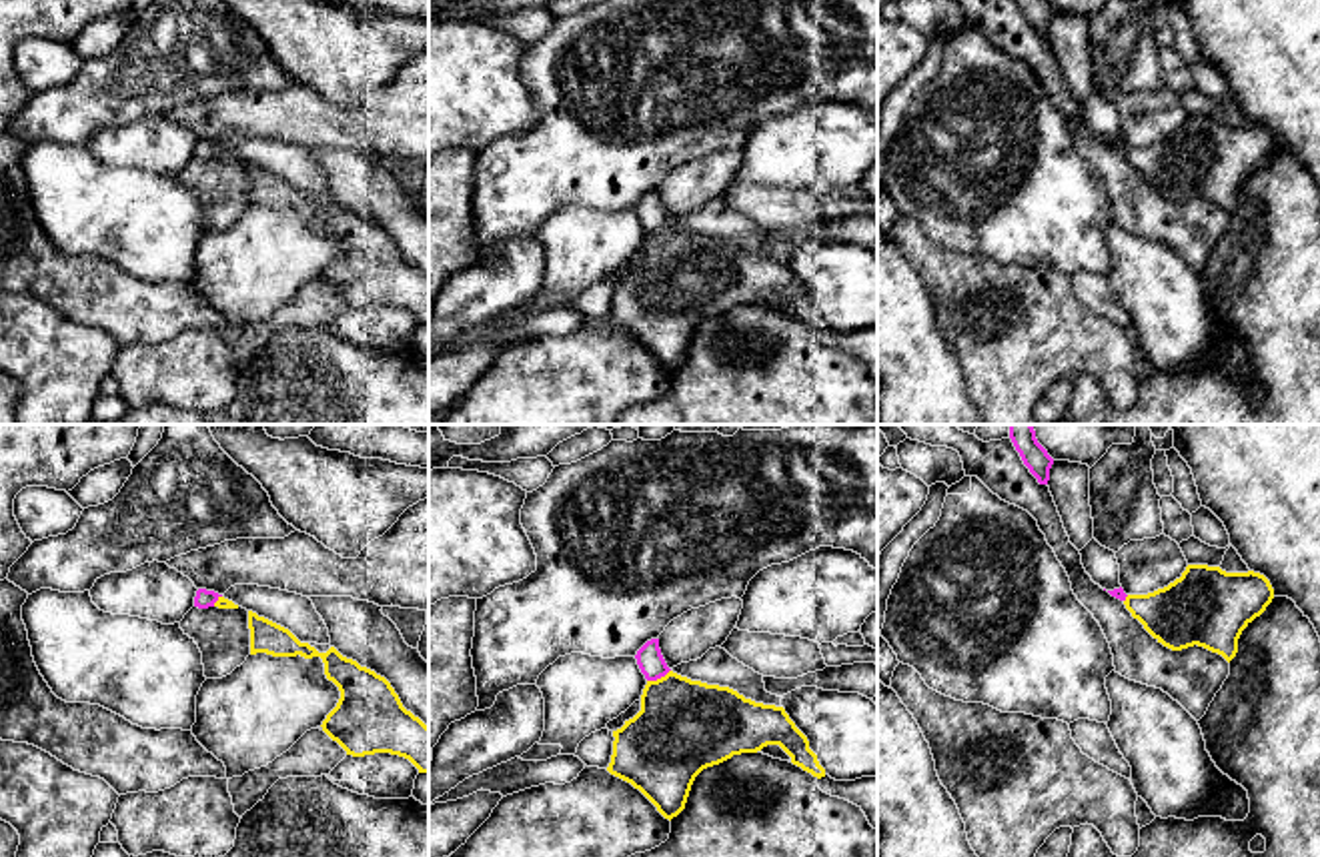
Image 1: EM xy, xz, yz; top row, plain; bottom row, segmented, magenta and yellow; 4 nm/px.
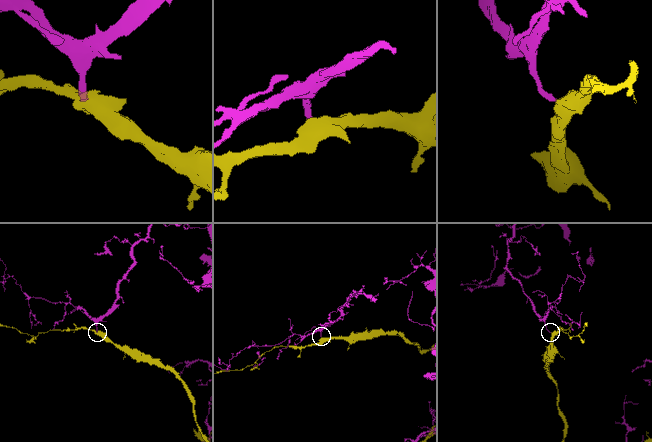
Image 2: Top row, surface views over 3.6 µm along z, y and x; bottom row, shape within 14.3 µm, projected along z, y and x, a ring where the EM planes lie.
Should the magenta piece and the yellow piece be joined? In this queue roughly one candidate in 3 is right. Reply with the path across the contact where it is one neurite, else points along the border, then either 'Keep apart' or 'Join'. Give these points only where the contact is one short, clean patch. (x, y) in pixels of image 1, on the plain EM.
Boundary: xz (670, 221), (647, 233). Keep apart

